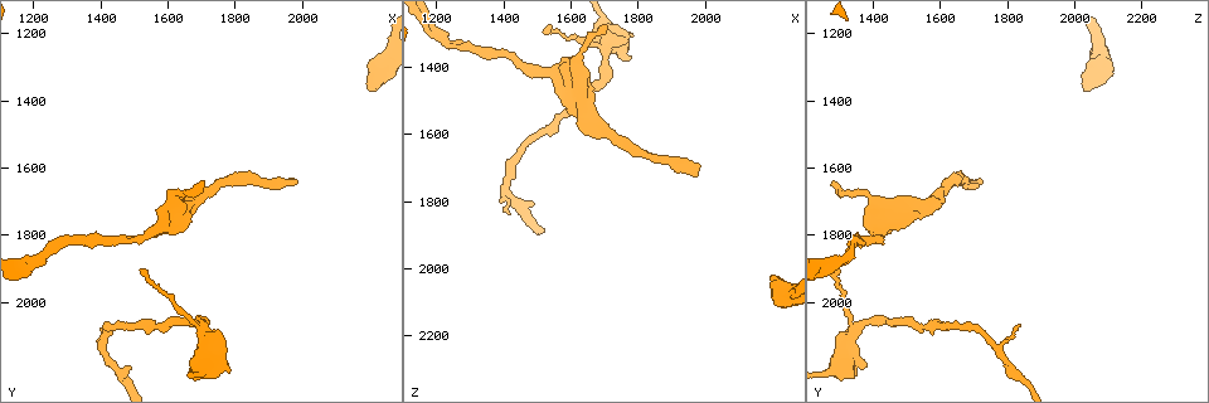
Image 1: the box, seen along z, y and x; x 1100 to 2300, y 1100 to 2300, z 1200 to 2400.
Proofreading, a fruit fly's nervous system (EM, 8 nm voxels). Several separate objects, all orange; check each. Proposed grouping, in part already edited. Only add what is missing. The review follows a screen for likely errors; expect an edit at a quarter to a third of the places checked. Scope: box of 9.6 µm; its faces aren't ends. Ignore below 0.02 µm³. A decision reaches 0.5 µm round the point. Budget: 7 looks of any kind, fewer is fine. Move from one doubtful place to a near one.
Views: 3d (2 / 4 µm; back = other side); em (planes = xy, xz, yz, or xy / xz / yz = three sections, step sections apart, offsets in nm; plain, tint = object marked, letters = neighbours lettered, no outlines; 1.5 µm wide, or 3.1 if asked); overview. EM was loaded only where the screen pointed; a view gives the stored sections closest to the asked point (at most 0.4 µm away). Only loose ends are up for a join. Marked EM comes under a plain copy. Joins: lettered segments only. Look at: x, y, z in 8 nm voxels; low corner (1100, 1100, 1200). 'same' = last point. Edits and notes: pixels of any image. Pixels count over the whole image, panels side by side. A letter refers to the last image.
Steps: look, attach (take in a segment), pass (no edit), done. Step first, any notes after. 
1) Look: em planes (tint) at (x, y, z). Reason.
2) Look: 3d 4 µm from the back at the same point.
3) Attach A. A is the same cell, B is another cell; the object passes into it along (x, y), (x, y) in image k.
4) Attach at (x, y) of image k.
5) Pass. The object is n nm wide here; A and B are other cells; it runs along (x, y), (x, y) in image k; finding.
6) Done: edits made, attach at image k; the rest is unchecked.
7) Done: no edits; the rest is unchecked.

Look: 3d 2 µm at (1790, 2190, 1370). Stops while still wide.

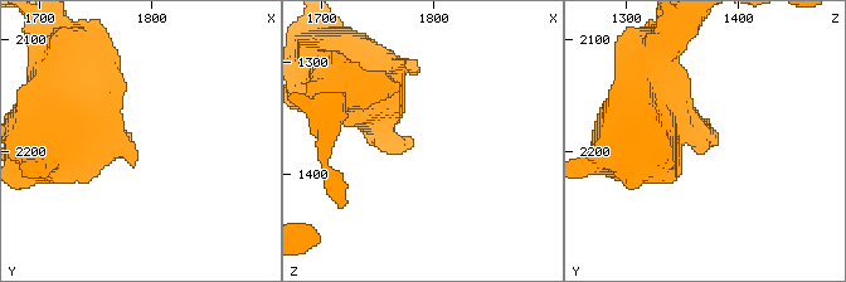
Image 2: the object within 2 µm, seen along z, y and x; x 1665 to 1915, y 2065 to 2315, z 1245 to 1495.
Look: em xz step 8 (tint) at (1780, 2190, 1370). Need the tissue.

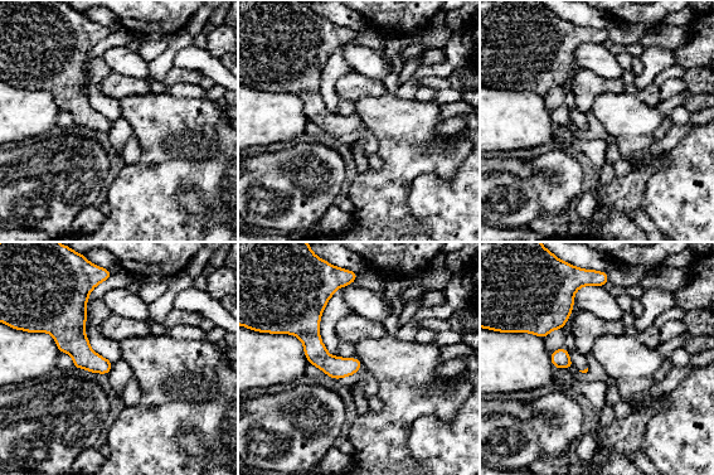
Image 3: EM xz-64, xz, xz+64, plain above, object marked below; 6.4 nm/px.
Look: em planes (letters) at the same point.

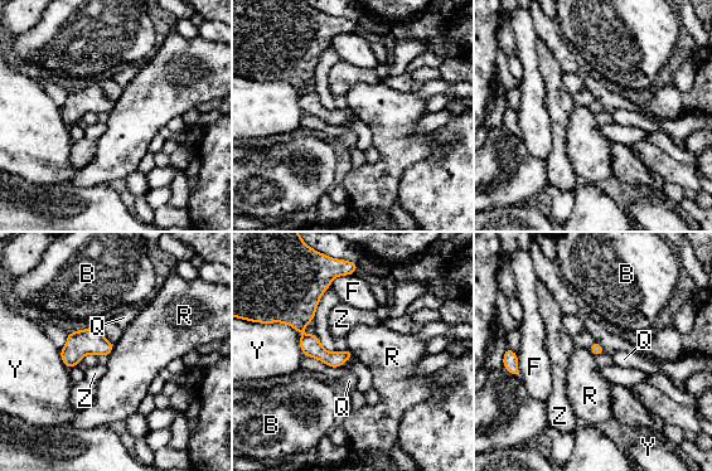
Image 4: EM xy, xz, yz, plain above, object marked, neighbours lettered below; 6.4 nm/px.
Pass. B, F, Q, R, Y and Z are other cells; it runs along (327, 282), (300, 333), (335, 364) in image 4; none of them fits.

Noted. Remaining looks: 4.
Look: em planes (letters) at (1410, 2070, 1840). Tapers out.

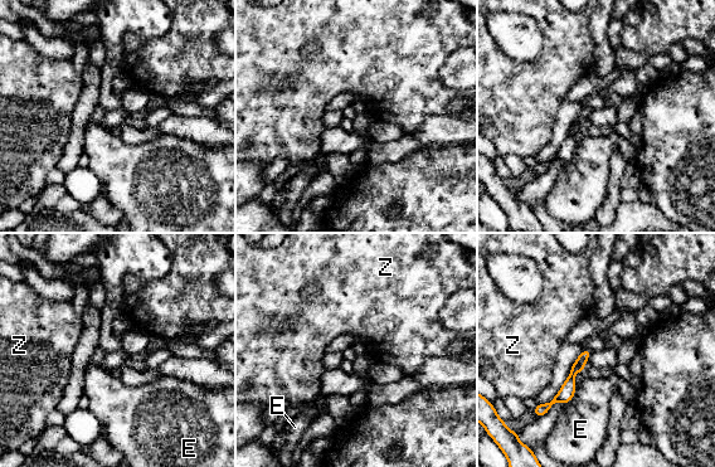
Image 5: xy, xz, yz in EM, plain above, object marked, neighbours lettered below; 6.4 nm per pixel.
Pass. The object is 80 nm wide here; E and Z are other cells; it runs along (587, 353), (569, 387), (545, 407) in image 5; no lettered segment goes on from it.

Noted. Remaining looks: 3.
Look: em yz step 8 (letters) at (2210, 1370, 2030). Free end.

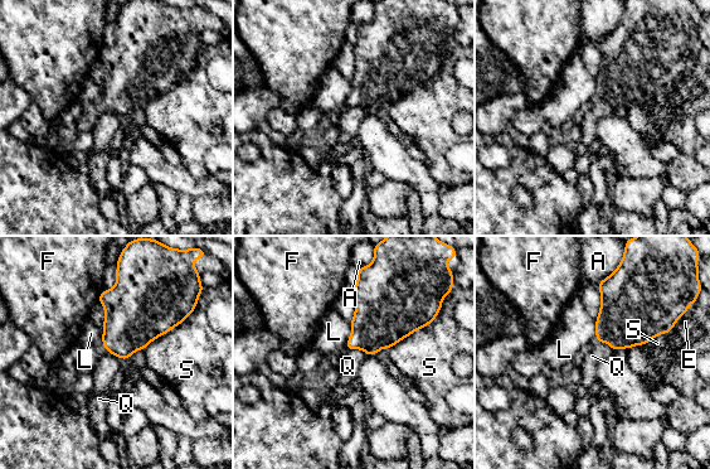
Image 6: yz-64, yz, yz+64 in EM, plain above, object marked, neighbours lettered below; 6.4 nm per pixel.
Pass. A, E, F, L, Q and S are other cells; a border runs along (346, 348), (360, 348), (366, 354) in image 6; no lettered segment goes on from it.

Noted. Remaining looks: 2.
Done: no edits; the rest is unchecked.

